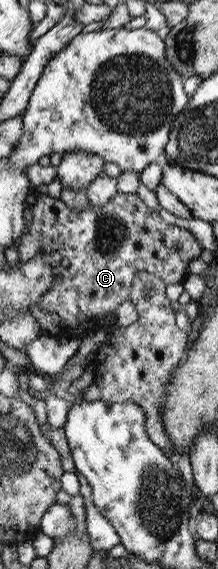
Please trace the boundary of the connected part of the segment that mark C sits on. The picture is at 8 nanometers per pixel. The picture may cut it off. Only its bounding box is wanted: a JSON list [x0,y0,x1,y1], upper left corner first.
[17,193,202,331]

